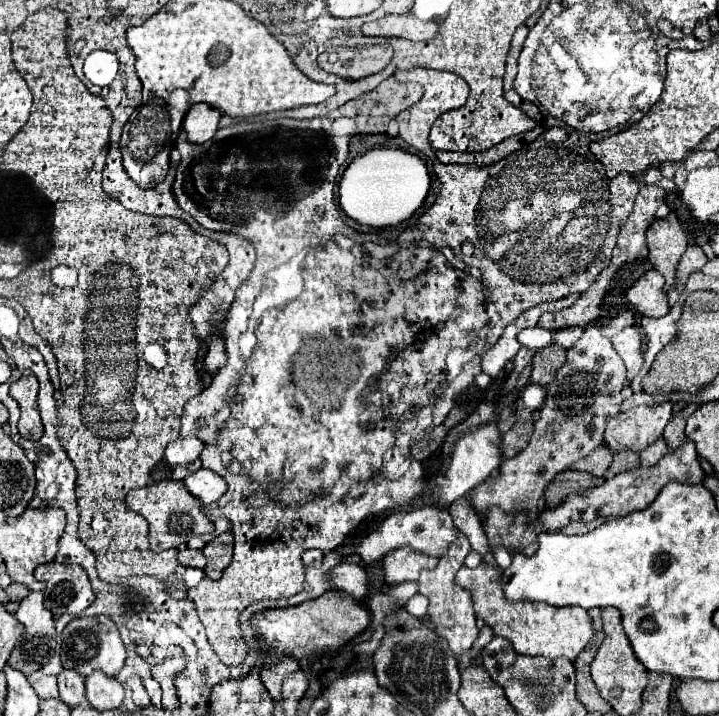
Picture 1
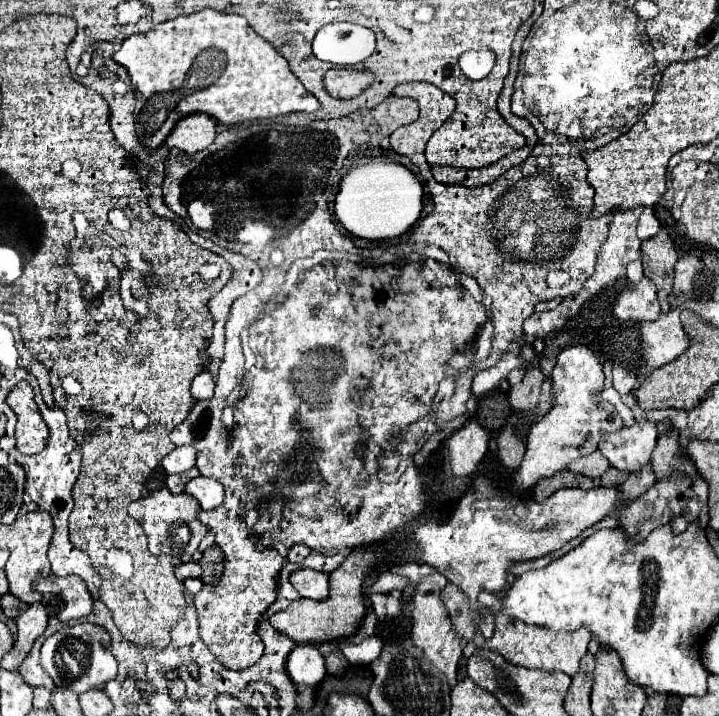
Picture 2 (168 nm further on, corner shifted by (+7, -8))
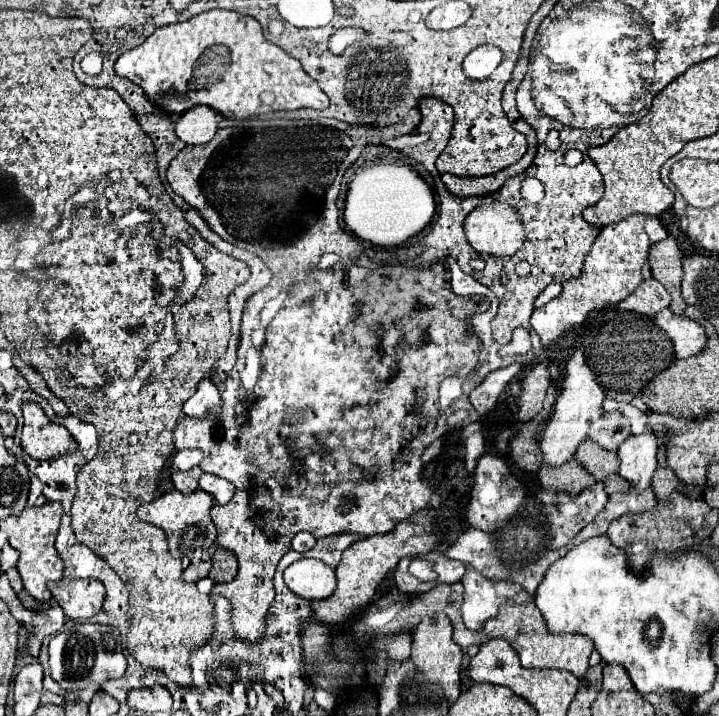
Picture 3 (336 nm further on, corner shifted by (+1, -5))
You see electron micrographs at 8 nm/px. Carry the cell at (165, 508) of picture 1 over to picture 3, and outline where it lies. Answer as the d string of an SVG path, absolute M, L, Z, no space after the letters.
M197 489L191 495L183 495L179 491L171 491L161 495L159 499L151 501L151 503L143 503L137 509L137 517L141 521L153 523L157 527L161 527L167 533L167 541L169 541L169 553L173 557L187 557L189 553L193 553L195 549L209 549L215 543L217 537L217 529L215 523L209 517L209 511L213 507L213 497L201 489Z

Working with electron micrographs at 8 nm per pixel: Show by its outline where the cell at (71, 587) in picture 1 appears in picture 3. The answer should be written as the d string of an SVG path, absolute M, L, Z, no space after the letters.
M61 579L47 587L69 619L93 617L105 599L105 587L97 579Z

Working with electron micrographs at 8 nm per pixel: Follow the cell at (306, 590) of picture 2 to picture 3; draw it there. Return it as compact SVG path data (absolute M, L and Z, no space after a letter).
M299 559L285 571L285 585L305 601L325 599L336 589L335 571L317 559Z

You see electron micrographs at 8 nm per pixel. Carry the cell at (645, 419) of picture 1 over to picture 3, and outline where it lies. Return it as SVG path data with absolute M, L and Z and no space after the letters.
M645 431L643 435L627 437L619 449L619 475L631 483L631 487L643 493L651 485L653 471L657 467L657 437L655 433Z

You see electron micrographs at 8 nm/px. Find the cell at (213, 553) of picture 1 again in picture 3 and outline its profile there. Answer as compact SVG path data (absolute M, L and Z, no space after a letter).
M219 547L213 553L213 569L209 573L209 579L213 579L215 583L229 583L233 581L237 575L237 557L235 553Z

